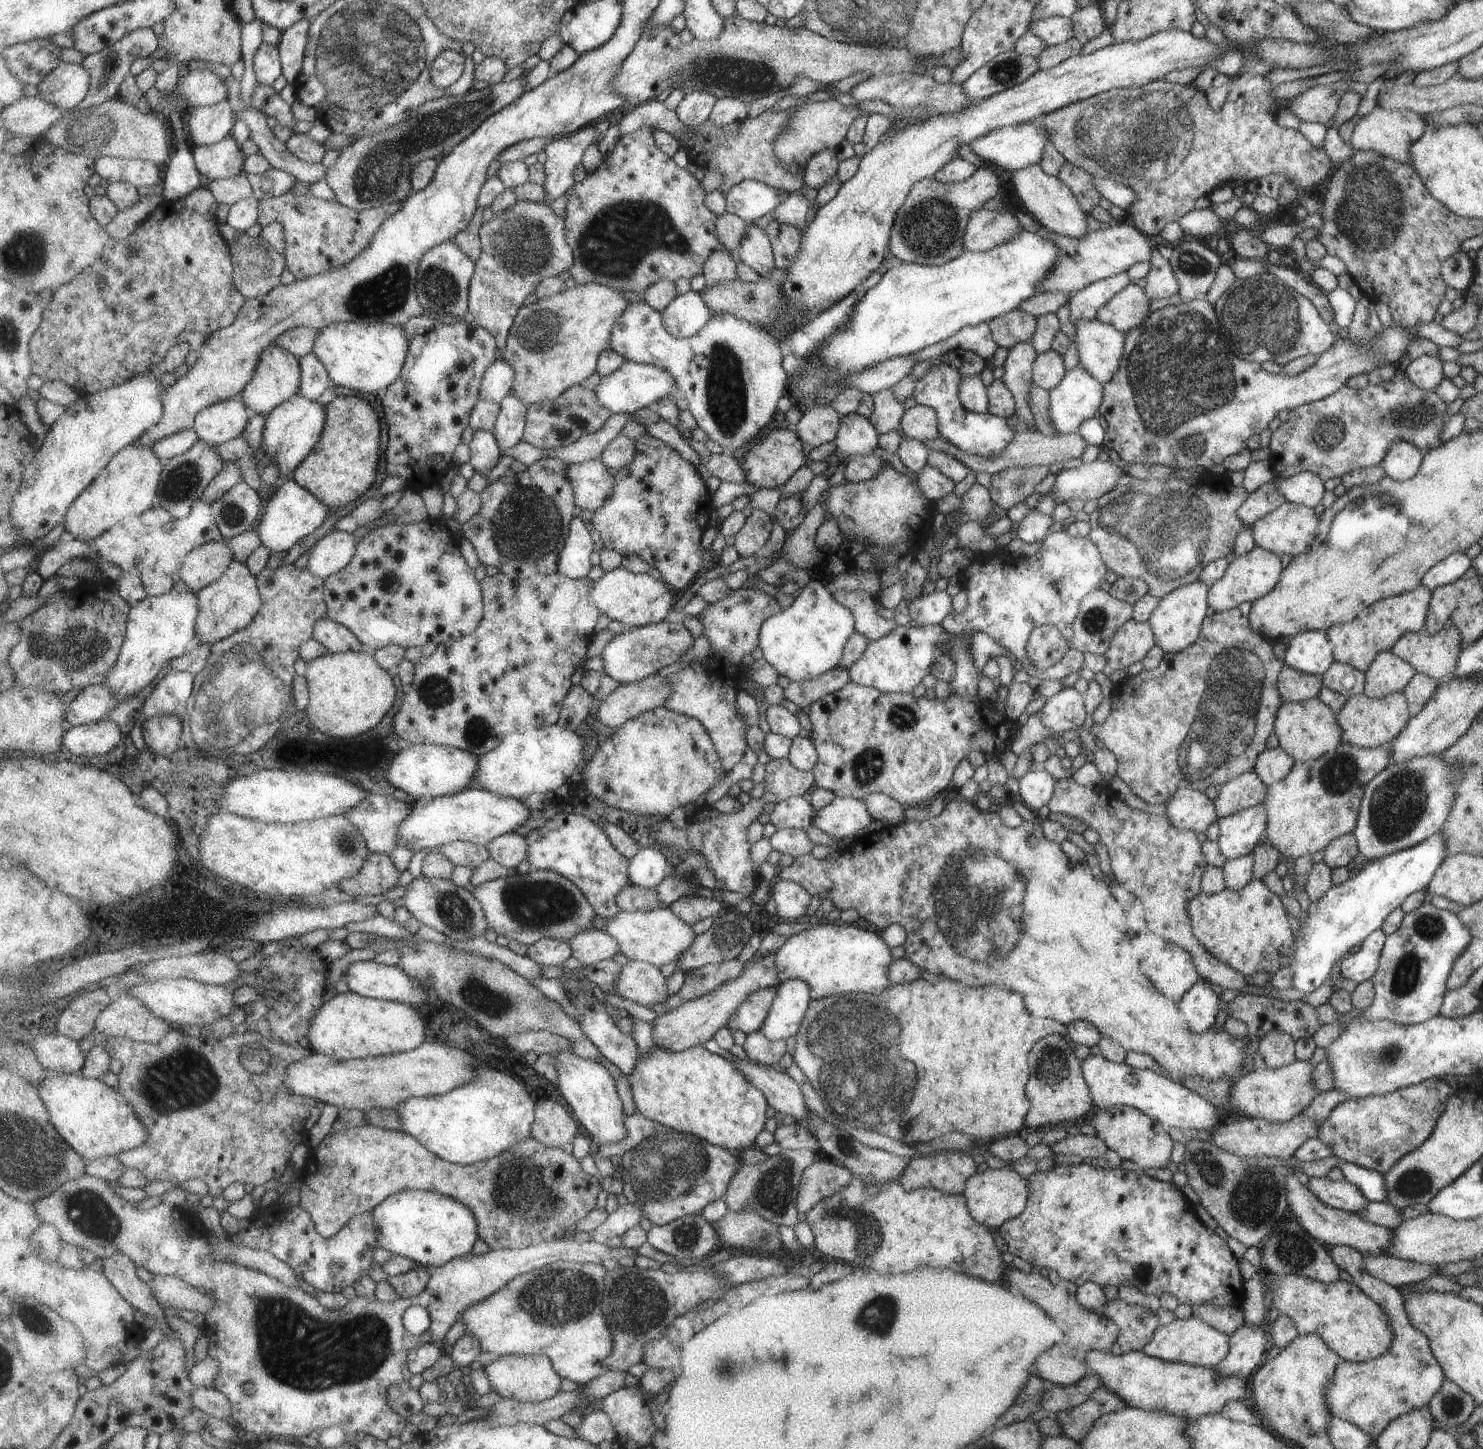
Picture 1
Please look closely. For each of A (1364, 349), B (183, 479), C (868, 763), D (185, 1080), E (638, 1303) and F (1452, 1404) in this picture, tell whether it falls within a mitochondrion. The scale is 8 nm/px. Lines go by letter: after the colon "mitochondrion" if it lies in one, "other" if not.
A: other
B: mitochondrion
C: mitochondrion
D: mitochondrion
E: mitochondrion
F: mitochondrion

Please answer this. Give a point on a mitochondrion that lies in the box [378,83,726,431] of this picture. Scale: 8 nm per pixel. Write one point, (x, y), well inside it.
(613, 244)

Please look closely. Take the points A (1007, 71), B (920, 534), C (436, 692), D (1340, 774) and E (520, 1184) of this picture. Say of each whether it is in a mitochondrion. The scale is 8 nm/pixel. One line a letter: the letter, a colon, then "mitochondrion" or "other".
A: mitochondrion
B: other
C: mitochondrion
D: mitochondrion
E: mitochondrion

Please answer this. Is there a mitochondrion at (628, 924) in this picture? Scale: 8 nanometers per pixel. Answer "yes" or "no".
no

